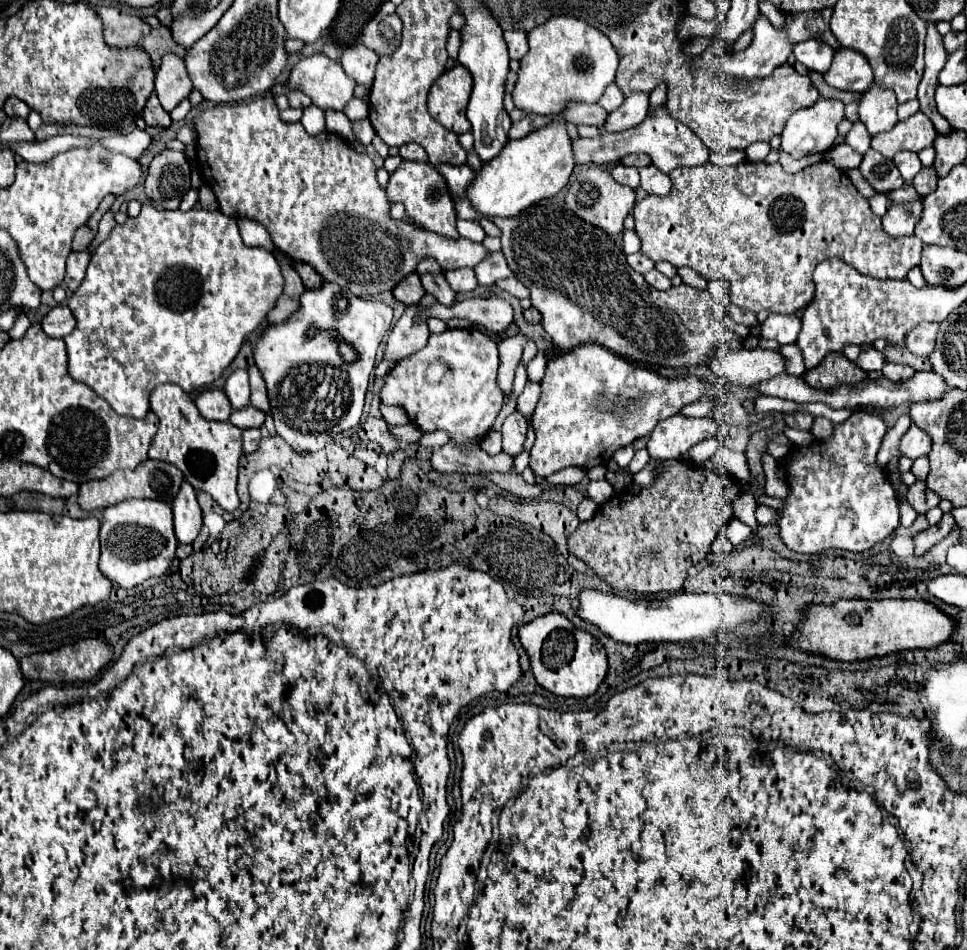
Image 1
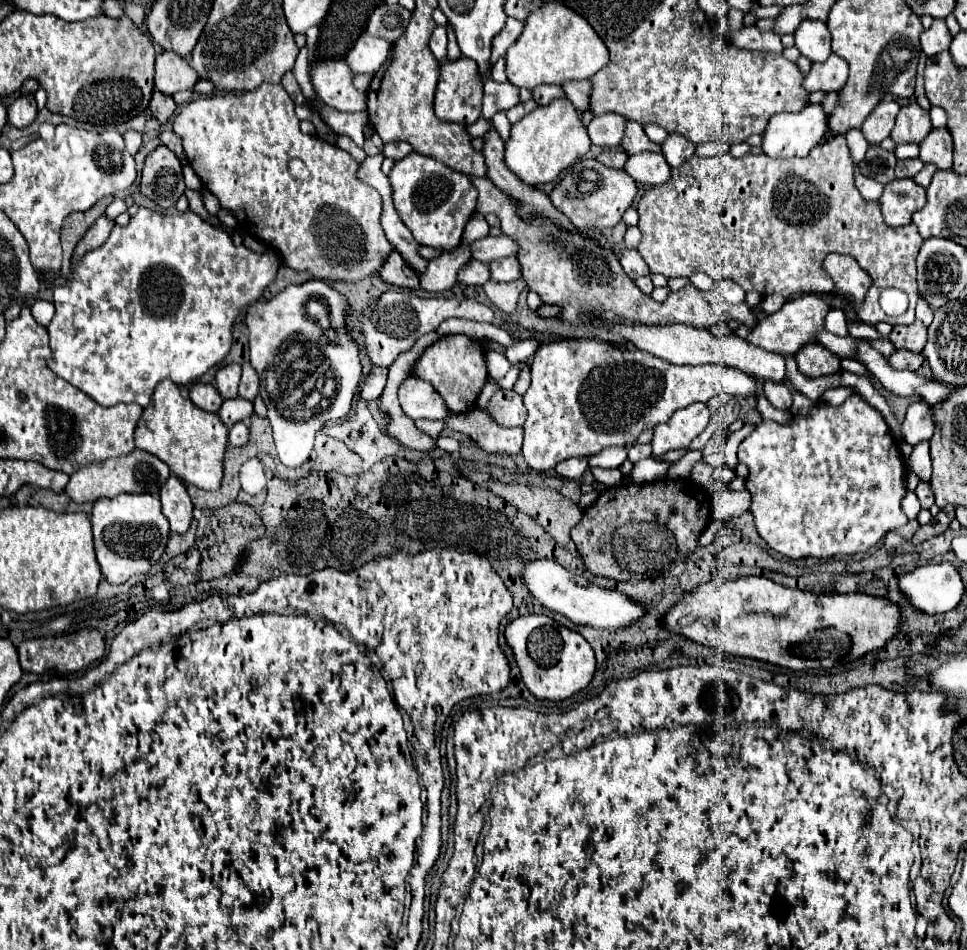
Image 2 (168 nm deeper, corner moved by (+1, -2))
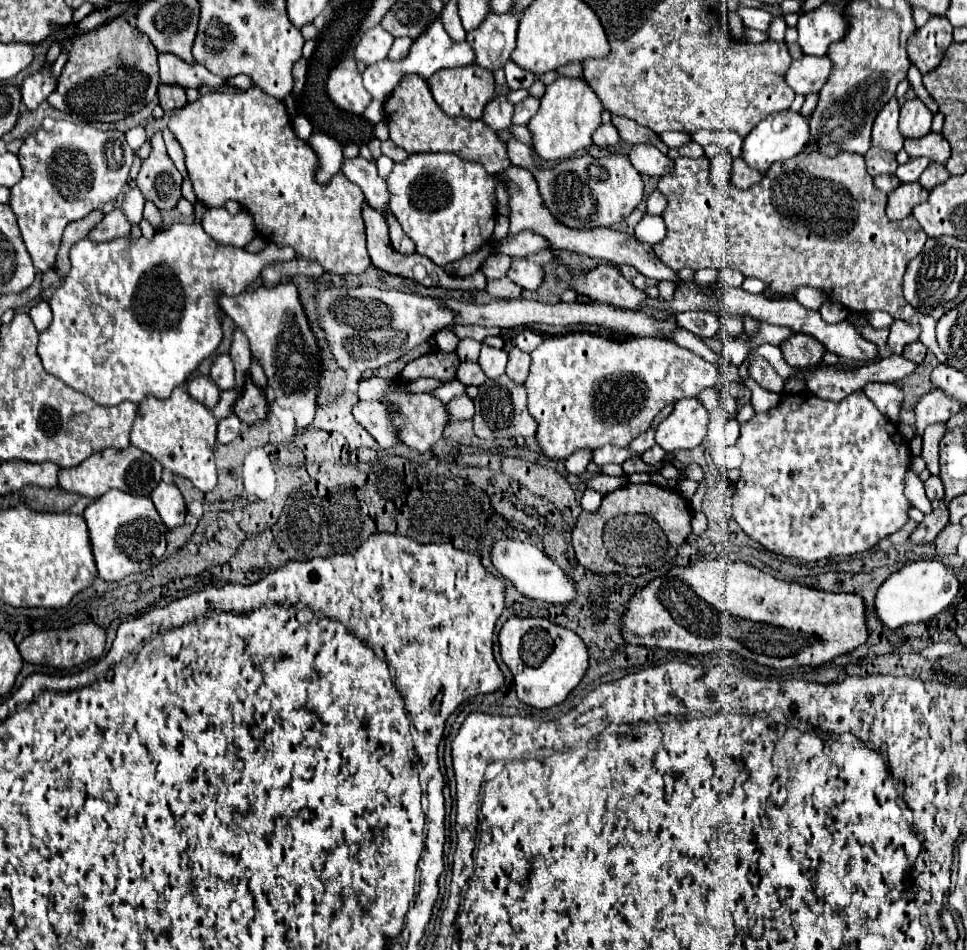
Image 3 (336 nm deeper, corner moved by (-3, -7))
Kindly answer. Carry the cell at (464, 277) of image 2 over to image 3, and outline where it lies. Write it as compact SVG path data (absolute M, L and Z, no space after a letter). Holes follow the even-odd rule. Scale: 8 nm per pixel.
M492 254L492 256L486 258L486 262L482 264L482 268L484 268L486 278L492 280L492 278L502 278L502 276L506 276L510 264L512 264L512 262L508 260L506 254Z

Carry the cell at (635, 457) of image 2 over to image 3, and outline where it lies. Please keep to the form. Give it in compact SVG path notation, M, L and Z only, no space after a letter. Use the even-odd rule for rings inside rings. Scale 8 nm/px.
M650 426L646 432L642 432L640 436L636 436L632 442L630 442L630 448L640 456L642 452L646 452L648 448L652 448L656 442L654 442L654 428Z

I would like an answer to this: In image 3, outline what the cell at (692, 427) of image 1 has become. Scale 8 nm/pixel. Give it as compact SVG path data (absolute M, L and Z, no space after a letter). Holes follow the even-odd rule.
M696 398L676 402L668 418L656 428L656 444L666 452L696 448L708 428L708 410Z

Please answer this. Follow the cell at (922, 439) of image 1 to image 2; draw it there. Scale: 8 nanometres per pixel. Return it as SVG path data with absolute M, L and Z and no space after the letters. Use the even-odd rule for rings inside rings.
M924 401L912 403L902 423L902 439L910 445L918 445L922 441L930 441L932 435L934 435L934 423L928 403Z

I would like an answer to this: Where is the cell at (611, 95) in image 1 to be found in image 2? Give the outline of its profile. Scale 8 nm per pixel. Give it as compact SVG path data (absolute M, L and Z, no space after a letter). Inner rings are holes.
M584 81L584 83L564 83L564 93L566 97L572 101L572 105L578 111L586 111L590 105L590 97L592 97L592 81Z

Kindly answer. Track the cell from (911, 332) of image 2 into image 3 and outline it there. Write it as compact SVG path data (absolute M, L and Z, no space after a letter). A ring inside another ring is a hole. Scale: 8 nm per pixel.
M896 320L890 326L890 336L888 336L888 346L894 354L900 354L904 350L906 344L910 344L912 340L918 340L920 334L920 326L908 324L904 320Z

